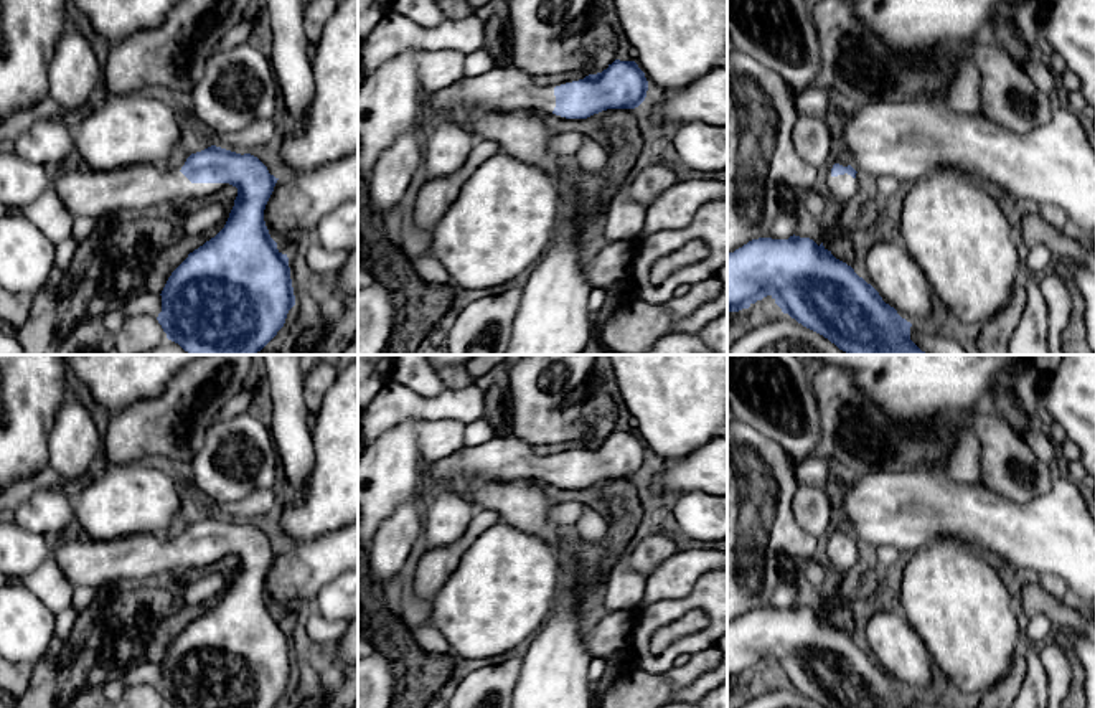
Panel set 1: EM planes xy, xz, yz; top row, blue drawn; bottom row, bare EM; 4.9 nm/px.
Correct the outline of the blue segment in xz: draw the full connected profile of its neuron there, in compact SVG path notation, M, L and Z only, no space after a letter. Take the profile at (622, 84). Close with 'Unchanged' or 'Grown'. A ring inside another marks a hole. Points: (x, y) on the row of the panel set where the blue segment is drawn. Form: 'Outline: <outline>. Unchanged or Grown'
Outline: M615 59L602 73L554 89L538 87L533 73L508 61L429 94L422 112L425 120L450 119L460 124L465 124L475 109L524 109L587 119L607 109L635 109L645 101L646 91L648 81L635 61Z. Grown

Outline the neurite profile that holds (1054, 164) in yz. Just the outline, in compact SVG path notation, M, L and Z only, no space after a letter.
M925 99L867 104L844 120L843 135L851 167L876 180L894 177L899 183L914 183L933 168L953 167L1034 206L1060 206L1070 231L1095 236L1095 150L1082 117L1064 102L1055 102L1046 125L1026 134L1013 132L986 116L958 114Z

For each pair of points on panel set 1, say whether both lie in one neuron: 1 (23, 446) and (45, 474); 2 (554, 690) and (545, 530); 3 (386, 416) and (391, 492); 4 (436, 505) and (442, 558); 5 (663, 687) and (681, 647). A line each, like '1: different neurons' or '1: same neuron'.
1: different neurons
2: same neuron
3: different neurons
4: different neurons
5: different neurons

